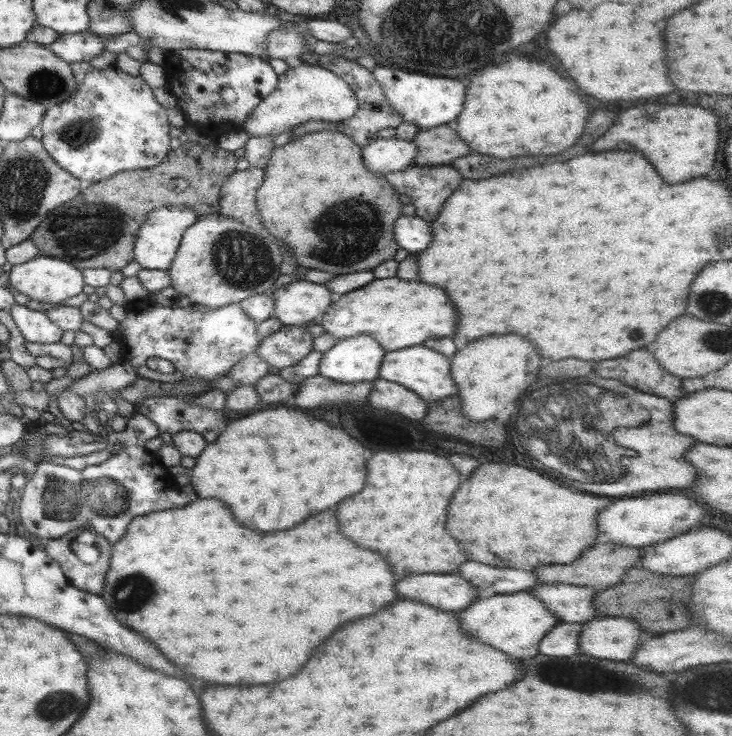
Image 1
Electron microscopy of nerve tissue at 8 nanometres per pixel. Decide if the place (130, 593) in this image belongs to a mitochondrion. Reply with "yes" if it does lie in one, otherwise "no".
yes

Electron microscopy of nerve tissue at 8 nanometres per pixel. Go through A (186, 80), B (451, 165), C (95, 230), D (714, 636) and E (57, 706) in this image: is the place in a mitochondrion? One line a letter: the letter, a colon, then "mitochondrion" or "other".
A: other
B: other
C: mitochondrion
D: other
E: mitochondrion

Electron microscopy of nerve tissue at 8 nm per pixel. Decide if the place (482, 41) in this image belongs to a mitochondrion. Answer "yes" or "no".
no

